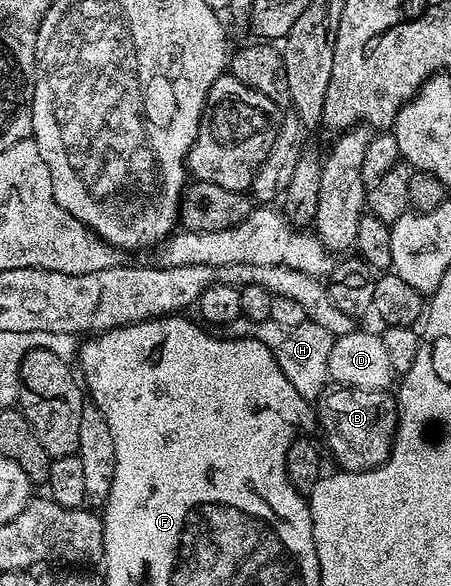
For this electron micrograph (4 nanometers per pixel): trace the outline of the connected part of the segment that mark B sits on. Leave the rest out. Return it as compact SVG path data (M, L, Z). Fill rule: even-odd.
M333 387L333 388L330 388L328 391L322 393L319 400L316 402L315 421L318 421L318 423L321 424L321 433L323 436L325 436L325 445L326 446L324 445L324 448L327 450L327 453L328 453L327 448L329 448L329 453L331 456L333 456L334 463L337 464L334 466L336 466L336 468L338 470L344 471L346 473L365 473L368 469L374 469L375 467L379 467L380 465L382 465L382 463L385 460L387 460L389 458L389 447L390 447L390 445L393 444L393 437L397 433L397 398L396 398L396 396L394 396L394 394L392 392L386 391L384 389L380 389L379 391L363 391L362 389L346 389L344 387Z

